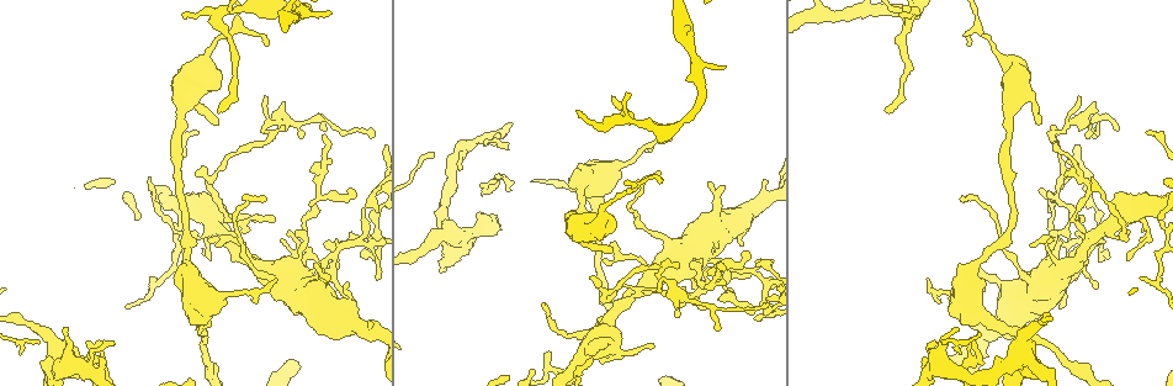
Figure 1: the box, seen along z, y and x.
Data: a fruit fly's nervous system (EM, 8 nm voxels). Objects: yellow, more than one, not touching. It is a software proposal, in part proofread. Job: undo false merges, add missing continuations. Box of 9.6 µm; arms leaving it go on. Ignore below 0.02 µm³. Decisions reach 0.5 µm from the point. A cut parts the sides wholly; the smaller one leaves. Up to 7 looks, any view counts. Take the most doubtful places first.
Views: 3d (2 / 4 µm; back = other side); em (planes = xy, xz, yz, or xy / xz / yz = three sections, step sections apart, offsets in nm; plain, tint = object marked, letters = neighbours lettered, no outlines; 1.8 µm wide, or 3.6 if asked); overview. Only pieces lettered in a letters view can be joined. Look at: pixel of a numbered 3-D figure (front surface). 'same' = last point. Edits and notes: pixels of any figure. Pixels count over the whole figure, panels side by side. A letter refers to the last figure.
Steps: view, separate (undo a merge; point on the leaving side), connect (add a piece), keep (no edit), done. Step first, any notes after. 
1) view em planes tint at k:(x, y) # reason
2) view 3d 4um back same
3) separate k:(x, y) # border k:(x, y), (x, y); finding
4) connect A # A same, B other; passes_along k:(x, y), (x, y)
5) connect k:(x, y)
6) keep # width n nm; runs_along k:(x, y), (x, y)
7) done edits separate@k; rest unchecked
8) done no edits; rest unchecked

view em planes letters at 1:(57, 356) # looks like a crossing

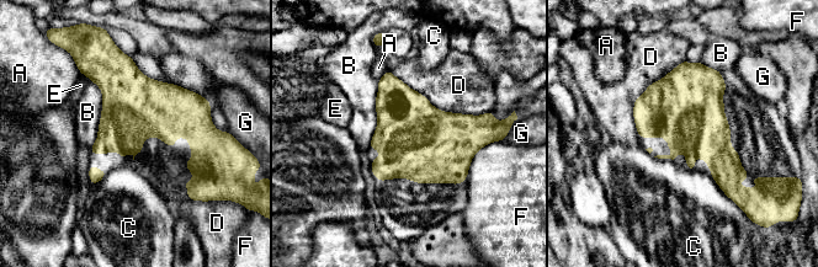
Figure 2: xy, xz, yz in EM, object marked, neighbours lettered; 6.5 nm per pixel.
keep # A other, B other, C other, D other, E other, F other, G other; border 2:(710, 176), (736, 203); all the same neuron

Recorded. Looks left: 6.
view 3d 2um at 1:(614, 121) # sharp bend

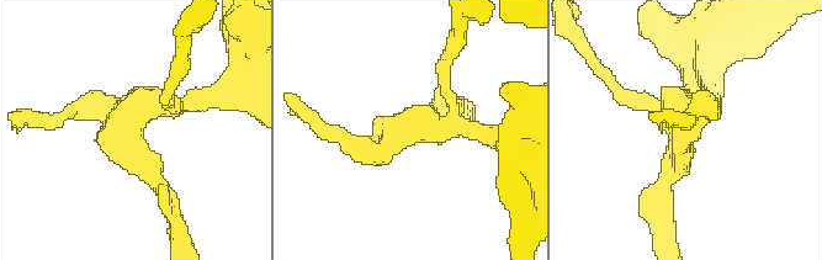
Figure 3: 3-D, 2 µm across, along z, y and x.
view em planes letters at 3:(407, 127) # now the EM

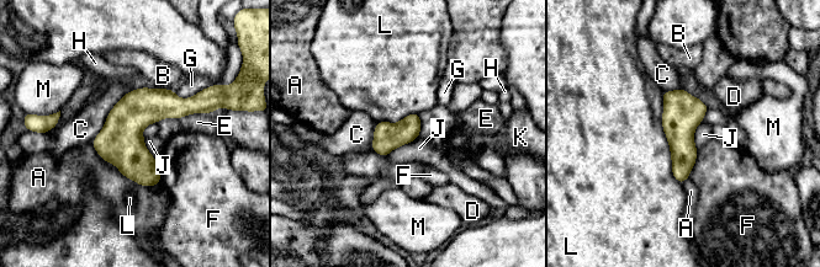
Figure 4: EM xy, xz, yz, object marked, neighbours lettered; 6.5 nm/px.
keep # A other, B other, C other, D other, E other, F other, G other, H other, J other, K other, L other, M other; border 4:(417, 137), (393, 148), (386, 155); all the same neuron

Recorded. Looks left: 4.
view em planes letters at 1:(575, 364) # three-way junction

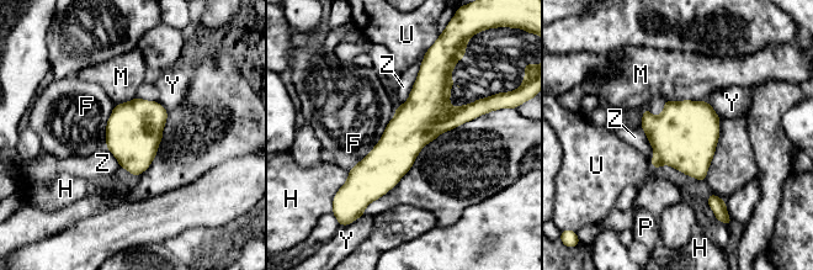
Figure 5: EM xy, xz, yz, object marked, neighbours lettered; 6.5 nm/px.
keep # longest_contact F 480 nm; F other, H other, M other, P other, U other, Y other, Z other; border 5:(394, 115), (380, 141), (349, 170); continuous, no second neuron

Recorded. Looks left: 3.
done no edits; rest unchecked

